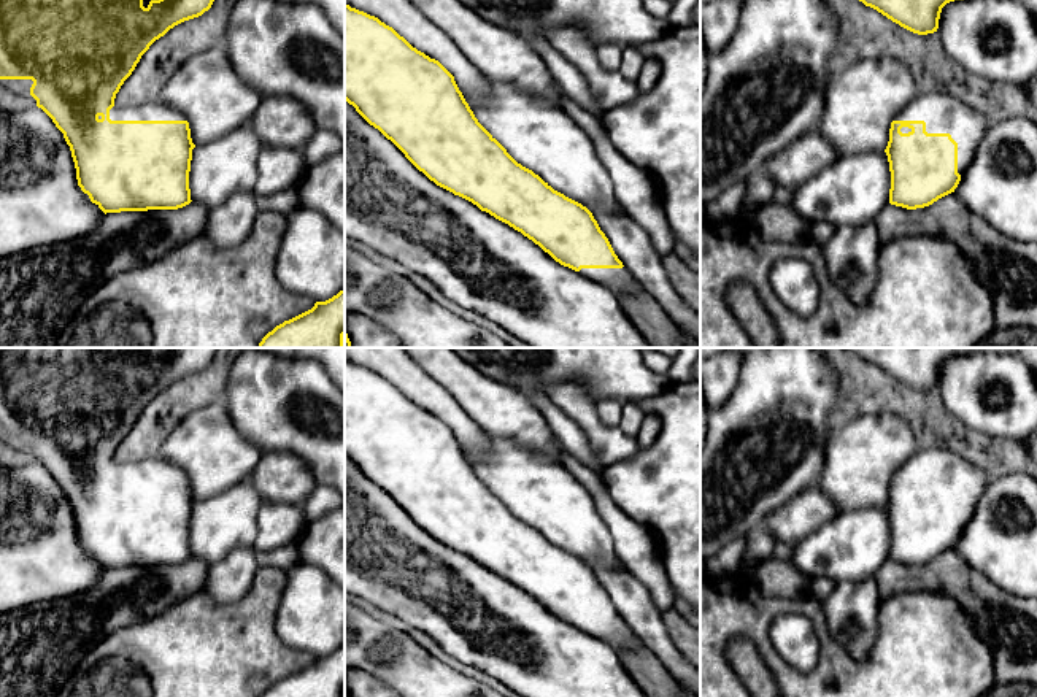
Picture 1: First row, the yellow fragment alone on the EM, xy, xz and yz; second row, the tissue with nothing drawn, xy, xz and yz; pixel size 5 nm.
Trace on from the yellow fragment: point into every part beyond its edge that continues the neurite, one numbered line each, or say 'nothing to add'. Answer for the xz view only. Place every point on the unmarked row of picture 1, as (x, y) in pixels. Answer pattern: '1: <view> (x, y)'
1: xz (620, 635)

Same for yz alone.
1: yz (942, 469)

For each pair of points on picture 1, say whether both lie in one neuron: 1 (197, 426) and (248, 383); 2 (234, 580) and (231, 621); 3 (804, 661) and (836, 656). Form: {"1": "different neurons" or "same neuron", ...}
{"1": "different neurons", "2": "different neurons", "3": "different neurons"}

